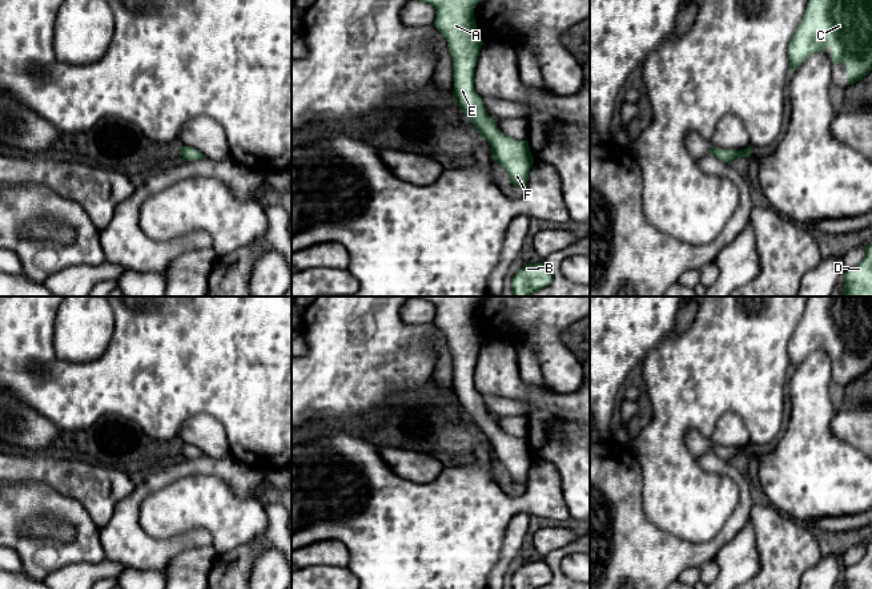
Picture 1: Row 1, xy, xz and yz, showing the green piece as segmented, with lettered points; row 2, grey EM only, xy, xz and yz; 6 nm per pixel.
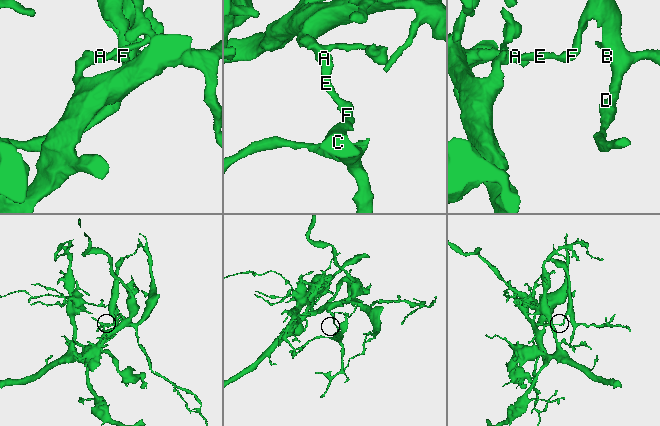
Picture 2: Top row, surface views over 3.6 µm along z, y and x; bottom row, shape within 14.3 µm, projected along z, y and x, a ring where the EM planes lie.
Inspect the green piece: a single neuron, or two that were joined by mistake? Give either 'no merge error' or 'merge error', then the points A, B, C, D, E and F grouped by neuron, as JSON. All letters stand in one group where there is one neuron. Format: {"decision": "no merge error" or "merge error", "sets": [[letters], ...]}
{"decision": "merge error", "sets": [["A", "E"], ["B", "C", "D", "F"]]}

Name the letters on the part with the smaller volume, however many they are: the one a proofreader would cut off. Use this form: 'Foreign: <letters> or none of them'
Foreign: B, C, D, F

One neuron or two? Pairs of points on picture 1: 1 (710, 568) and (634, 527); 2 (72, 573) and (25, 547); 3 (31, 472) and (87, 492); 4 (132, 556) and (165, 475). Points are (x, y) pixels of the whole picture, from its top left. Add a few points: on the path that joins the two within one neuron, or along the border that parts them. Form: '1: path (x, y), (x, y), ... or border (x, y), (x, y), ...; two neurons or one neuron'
1: border (714, 559), (698, 567); two neurons
2: border (93, 563), (69, 563), (47, 575); two neurons
3: path (44, 472), (56, 472), (73, 479); one neuron
4: path (131, 535), (131, 504), (144, 491); one neuron

